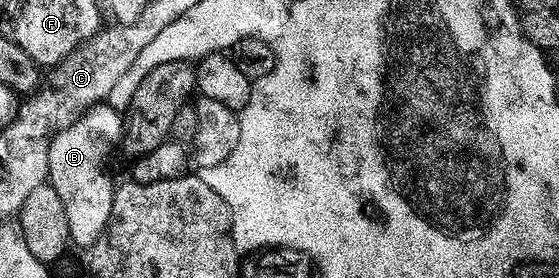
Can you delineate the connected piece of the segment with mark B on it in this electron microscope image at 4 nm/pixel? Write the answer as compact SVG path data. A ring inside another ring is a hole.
M107 102L88 107L71 123L57 131L48 144L48 183L59 196L73 246L89 249L102 235L113 207L115 184L103 173L106 161L114 147L123 142L123 116Z

